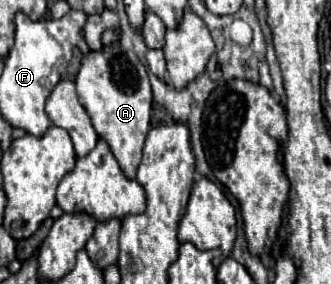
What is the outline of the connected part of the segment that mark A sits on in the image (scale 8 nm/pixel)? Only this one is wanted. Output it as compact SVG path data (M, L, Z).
M112 42L104 46L102 52L88 52L82 58L82 66L76 76L76 92L92 118L98 138L110 146L124 176L134 180L142 160L142 146L150 130L152 110L152 90L144 64L134 52L124 50L120 42Z

